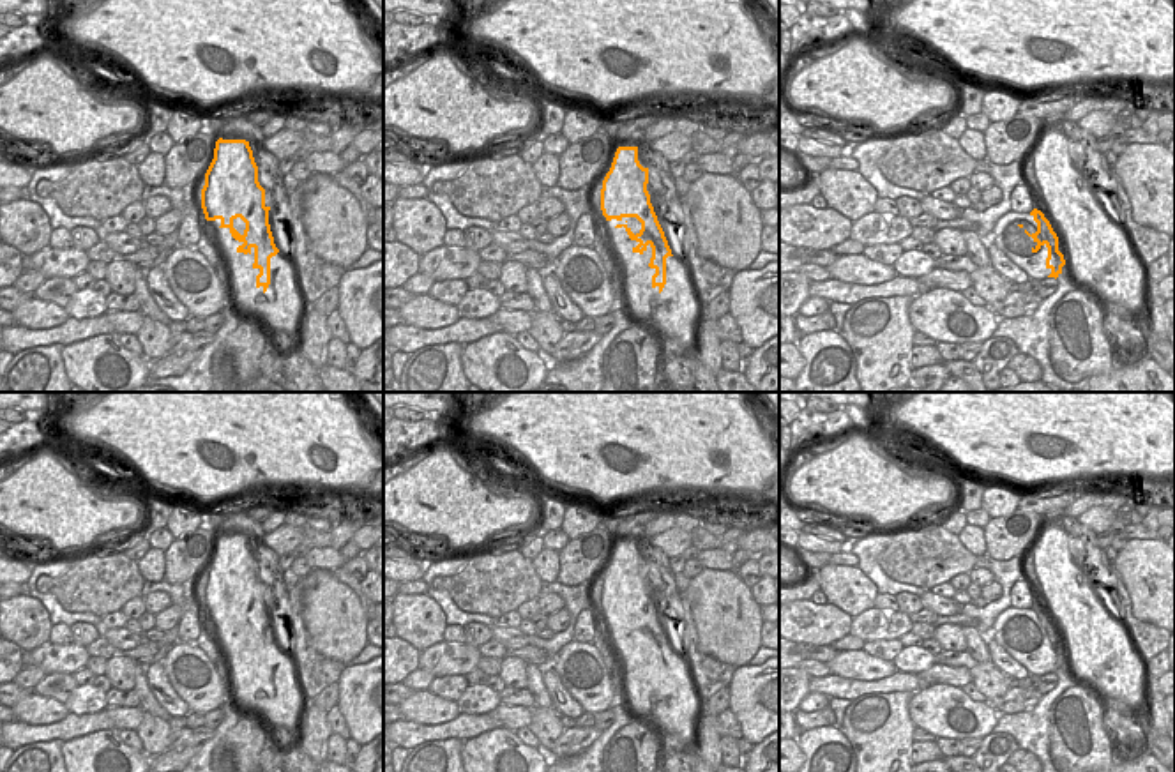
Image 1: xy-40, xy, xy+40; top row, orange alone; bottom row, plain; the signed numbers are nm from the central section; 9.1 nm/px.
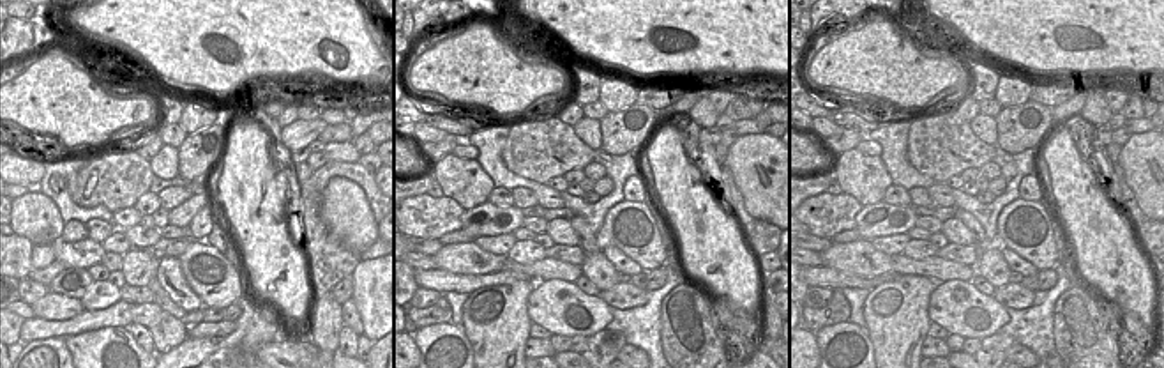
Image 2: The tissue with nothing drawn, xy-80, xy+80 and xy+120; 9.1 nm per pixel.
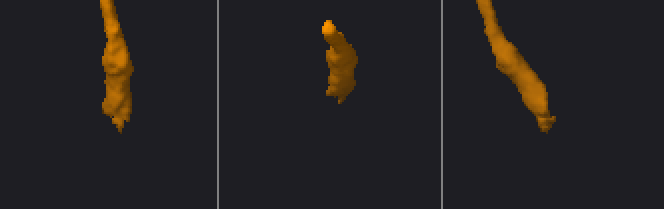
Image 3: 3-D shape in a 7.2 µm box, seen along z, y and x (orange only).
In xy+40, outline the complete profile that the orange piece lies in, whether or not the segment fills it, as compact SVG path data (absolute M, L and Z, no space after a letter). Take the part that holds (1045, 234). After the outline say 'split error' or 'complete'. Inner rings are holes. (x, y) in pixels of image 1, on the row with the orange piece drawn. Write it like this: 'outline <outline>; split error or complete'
outline M1034 208L1030 216L1037 223L1035 233L1030 235L1025 230L1025 233L1037 244L1035 247L1032 247L1032 253L1037 253L1042 246L1048 247L1046 269L1051 270L1048 277L1057 279L1062 274L1062 267L1065 265L1064 254L1058 251L1058 237L1041 210Z; complete

